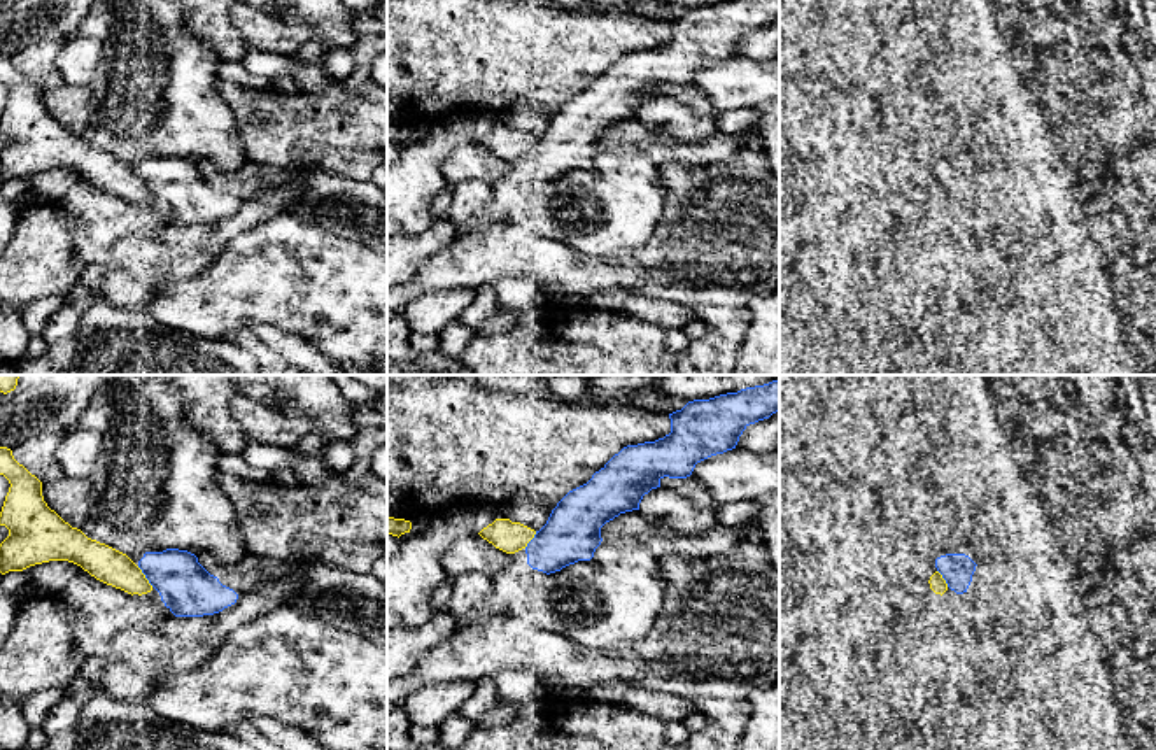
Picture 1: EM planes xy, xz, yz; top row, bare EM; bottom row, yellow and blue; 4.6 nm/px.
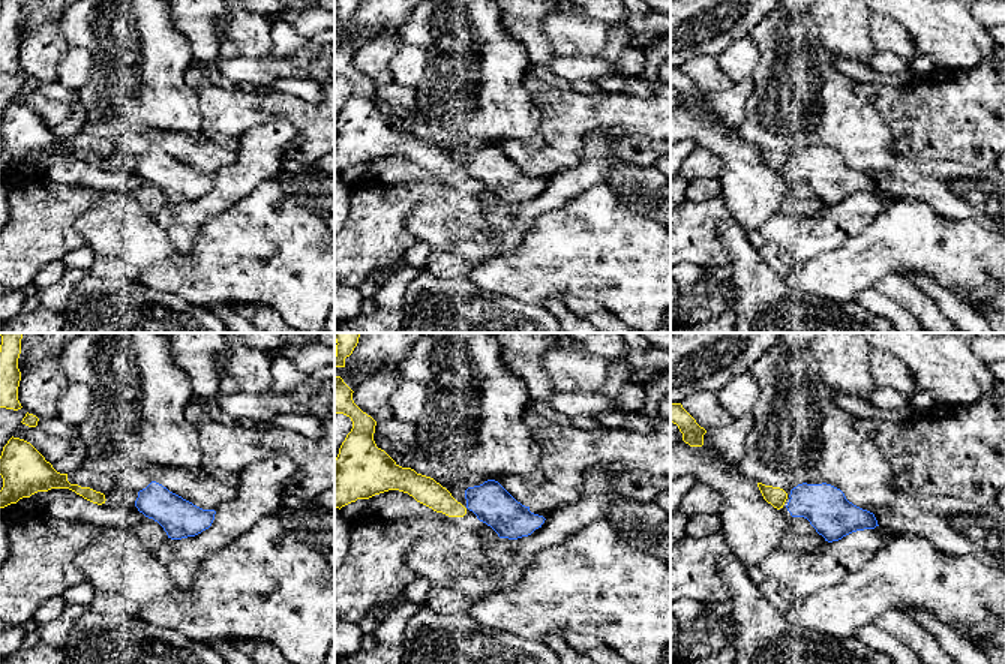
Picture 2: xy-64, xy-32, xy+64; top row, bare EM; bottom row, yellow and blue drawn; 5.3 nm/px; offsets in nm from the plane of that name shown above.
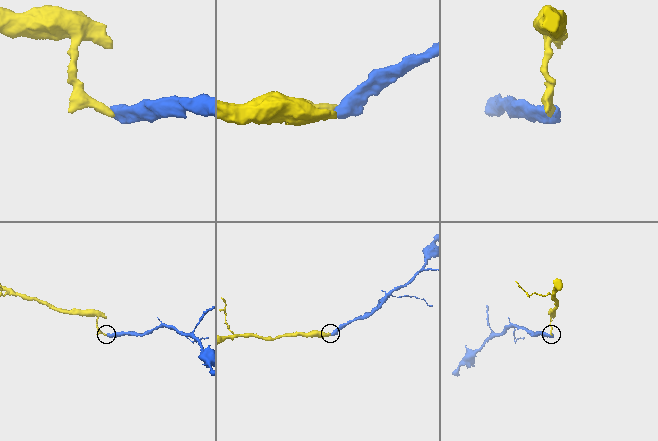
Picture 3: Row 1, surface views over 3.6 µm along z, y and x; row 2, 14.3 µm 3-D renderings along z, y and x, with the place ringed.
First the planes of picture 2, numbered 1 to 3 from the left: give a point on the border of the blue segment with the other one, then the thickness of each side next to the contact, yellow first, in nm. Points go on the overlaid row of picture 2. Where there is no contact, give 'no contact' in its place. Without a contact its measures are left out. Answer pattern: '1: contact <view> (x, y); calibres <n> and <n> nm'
1: no contact
2: no contact
3: no contact

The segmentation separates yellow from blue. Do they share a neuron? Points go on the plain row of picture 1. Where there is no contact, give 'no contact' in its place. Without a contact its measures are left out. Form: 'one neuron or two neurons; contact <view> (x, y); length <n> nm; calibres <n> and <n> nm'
two neurons; contact xy (144, 184); length 120 nm; calibres 160 and 240 nm

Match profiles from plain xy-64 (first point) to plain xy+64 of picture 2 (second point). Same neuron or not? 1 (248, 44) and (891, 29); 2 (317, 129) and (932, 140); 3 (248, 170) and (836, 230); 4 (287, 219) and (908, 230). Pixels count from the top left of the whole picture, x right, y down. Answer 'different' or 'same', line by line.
1: same
2: same
3: same
4: same

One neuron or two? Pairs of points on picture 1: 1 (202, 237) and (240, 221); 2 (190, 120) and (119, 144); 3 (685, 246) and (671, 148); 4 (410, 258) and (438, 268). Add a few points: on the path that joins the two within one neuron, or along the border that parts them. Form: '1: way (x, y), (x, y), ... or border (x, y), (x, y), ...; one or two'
1: way (211, 237), (232, 225); one
2: way (172, 120), (151, 134), (137, 134); one
3: border (673, 160), (661, 165); two
4: border (454, 240), (433, 253), (405, 283); two

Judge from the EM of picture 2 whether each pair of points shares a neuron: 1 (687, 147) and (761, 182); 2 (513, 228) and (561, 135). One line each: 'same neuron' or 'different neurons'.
1: different neurons
2: different neurons

